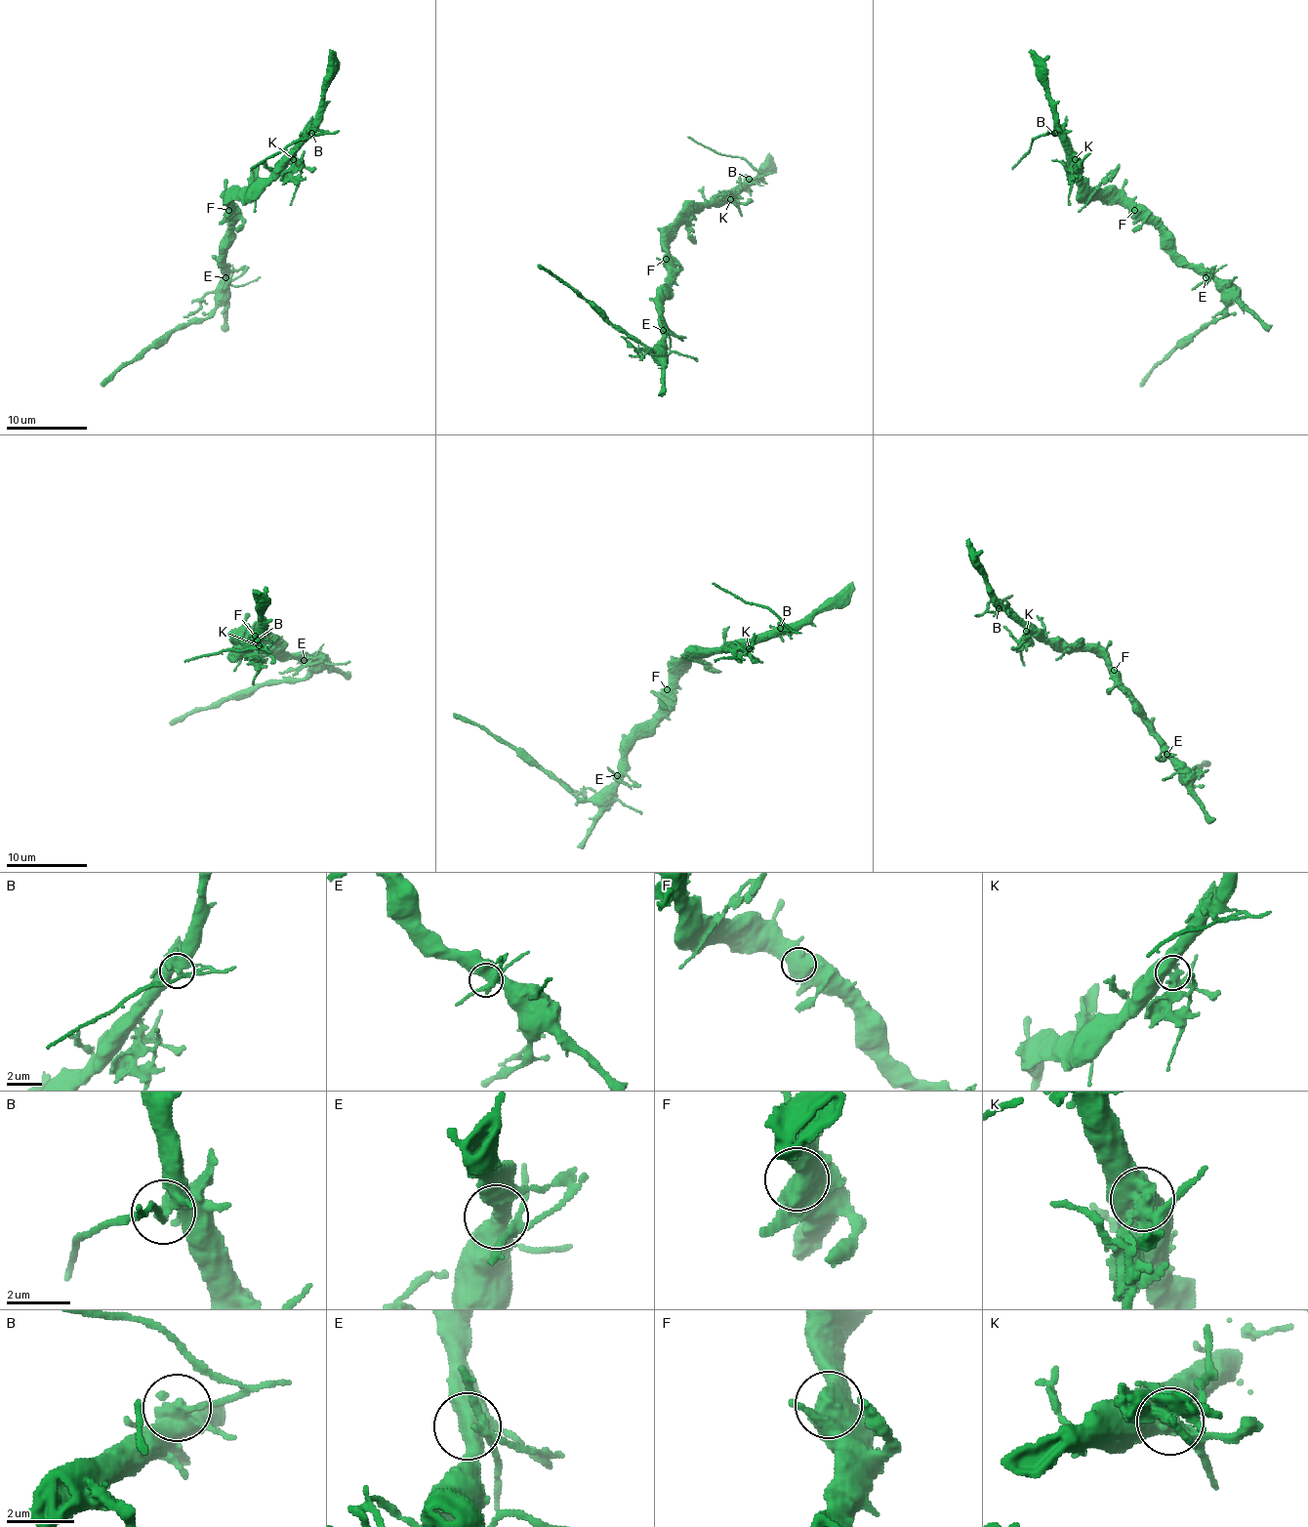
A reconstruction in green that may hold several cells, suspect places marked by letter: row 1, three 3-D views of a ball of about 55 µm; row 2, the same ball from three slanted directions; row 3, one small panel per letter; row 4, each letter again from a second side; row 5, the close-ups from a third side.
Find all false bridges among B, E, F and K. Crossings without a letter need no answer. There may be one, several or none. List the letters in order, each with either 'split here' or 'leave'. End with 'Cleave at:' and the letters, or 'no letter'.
B: split here
E: leave
F: leave
K: split here
Cleave at: B, K

